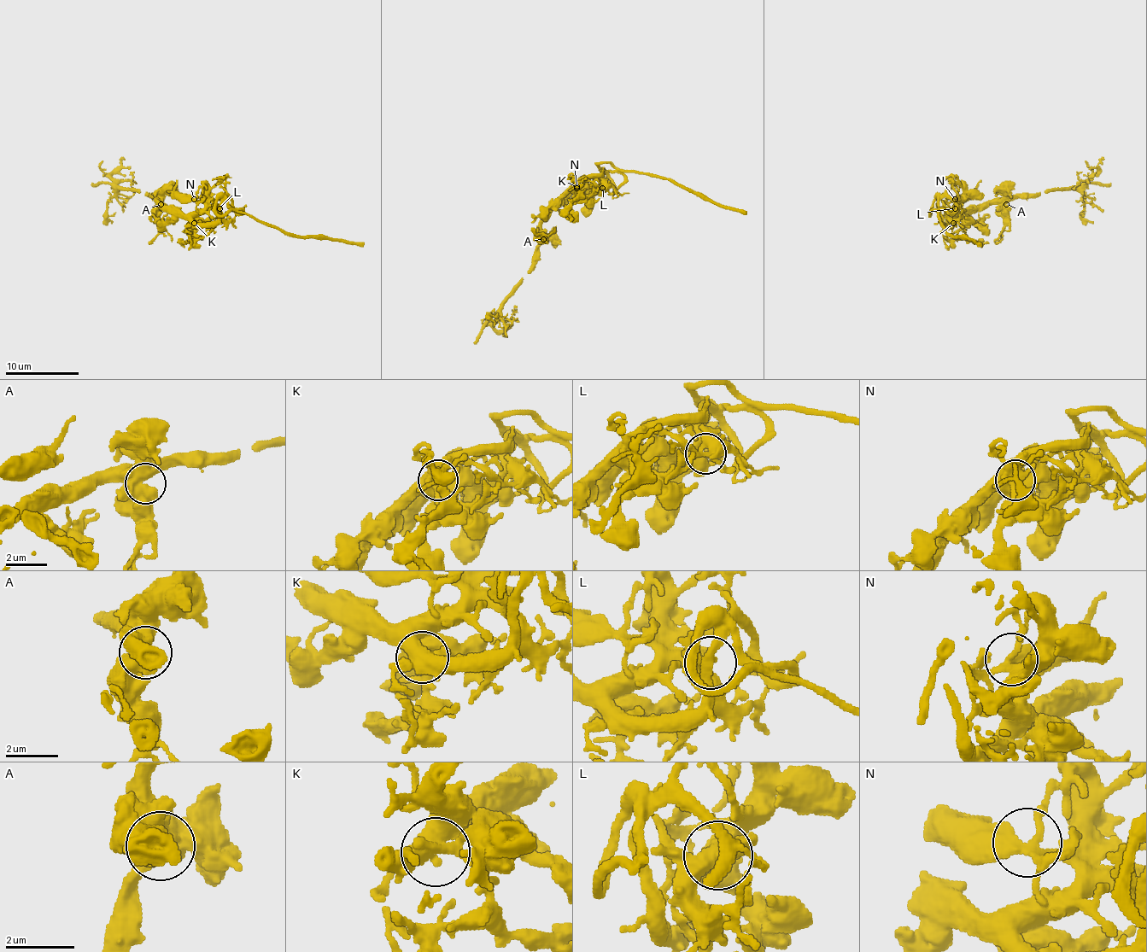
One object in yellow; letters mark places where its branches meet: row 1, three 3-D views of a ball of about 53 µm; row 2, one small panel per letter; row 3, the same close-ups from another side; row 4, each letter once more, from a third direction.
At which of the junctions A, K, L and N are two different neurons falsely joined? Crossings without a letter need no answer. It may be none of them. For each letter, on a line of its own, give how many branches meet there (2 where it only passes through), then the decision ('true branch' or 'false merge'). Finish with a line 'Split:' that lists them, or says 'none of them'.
A: 1 | true branch
K: 3 | true branch
L: 3 | true branch
N: 4 | true branch
Split: none of them

